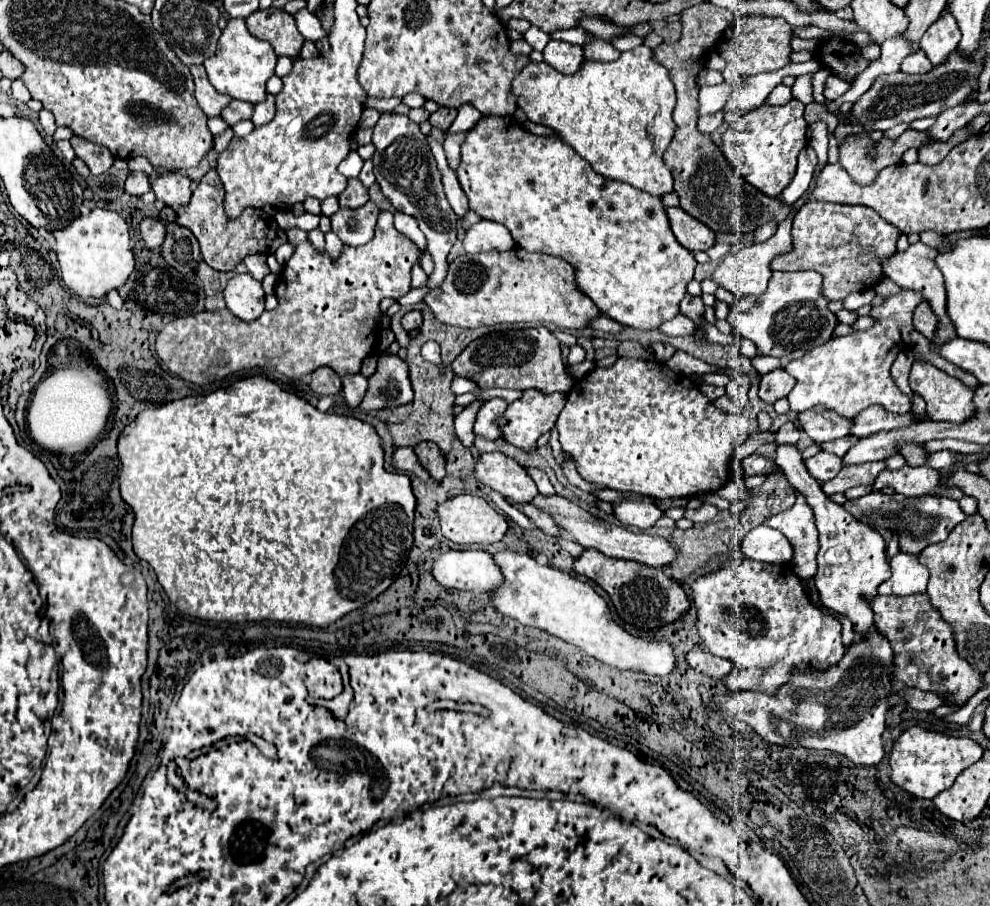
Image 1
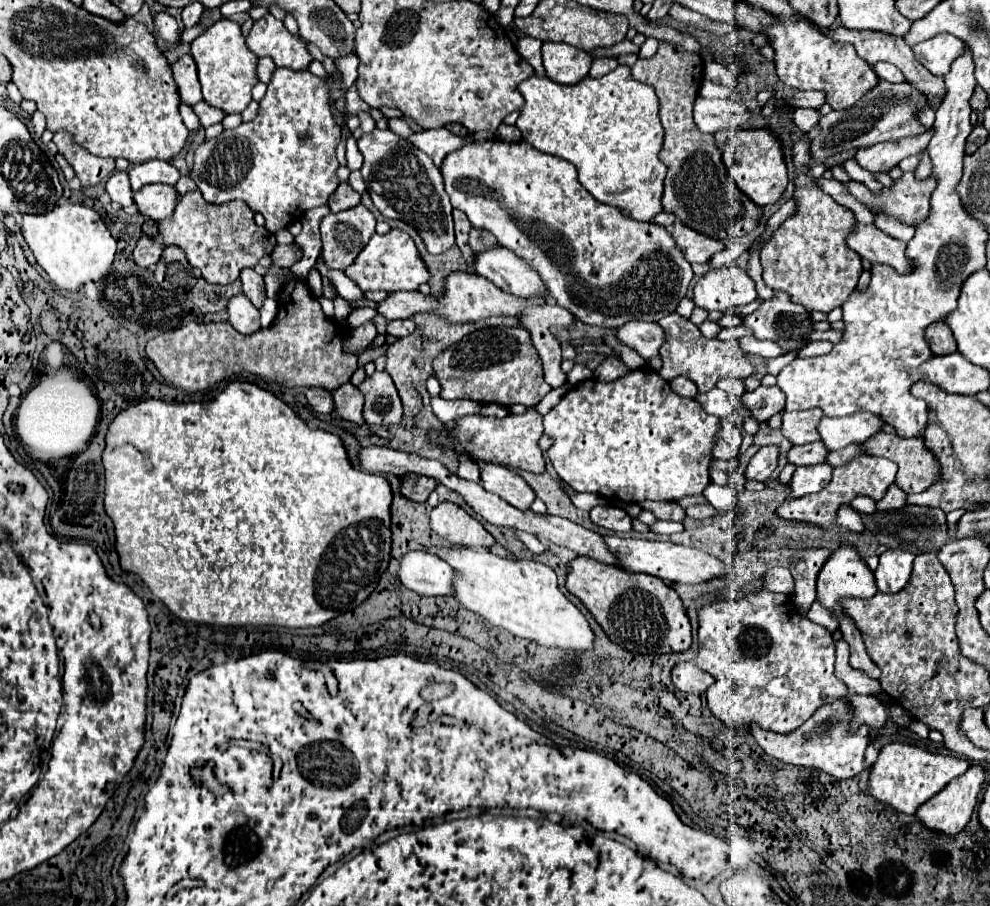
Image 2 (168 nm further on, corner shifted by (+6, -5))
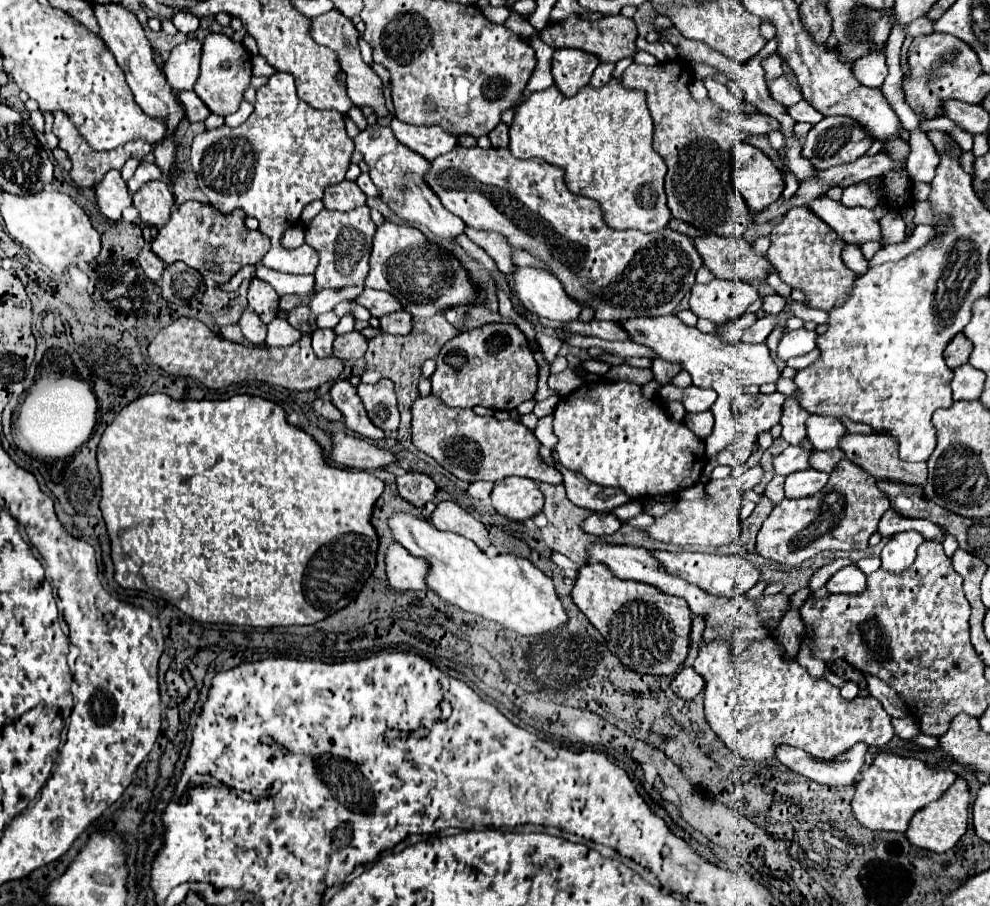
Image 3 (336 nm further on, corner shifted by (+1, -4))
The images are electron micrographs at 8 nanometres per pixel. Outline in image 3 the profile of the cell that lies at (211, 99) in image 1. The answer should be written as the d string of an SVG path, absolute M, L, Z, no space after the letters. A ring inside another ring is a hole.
M188 40L184 44L178 44L170 58L164 64L164 74L168 84L176 90L192 90L194 82L200 74L200 40Z

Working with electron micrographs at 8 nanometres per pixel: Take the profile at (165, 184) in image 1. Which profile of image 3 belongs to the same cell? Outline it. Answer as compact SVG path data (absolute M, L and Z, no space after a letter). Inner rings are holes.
M154 180L144 184L138 192L134 192L134 206L140 212L144 224L164 226L170 220L174 196L166 180Z

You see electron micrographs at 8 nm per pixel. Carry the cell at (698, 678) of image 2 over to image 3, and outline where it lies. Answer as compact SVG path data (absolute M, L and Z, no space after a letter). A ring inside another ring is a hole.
M692 666L682 668L672 680L672 690L684 700L698 696L704 690L704 686L706 686L706 680Z

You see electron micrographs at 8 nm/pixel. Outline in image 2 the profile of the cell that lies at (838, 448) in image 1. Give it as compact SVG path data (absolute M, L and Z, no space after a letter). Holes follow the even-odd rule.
M821 441L809 443L809 445L793 445L787 451L787 461L793 465L817 465L817 463L825 463L825 455L829 451L825 451L825 447L821 447Z

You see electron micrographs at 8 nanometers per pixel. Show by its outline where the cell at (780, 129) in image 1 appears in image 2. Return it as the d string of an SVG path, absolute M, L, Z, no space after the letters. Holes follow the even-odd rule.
M739 129L733 139L726 141L721 149L723 161L733 177L735 185L759 207L775 203L787 187L787 167L781 153L781 143L767 129Z

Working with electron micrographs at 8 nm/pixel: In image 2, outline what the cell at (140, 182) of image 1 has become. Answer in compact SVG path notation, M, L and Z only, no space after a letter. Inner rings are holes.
M115 171L107 185L105 185L105 191L107 195L111 197L113 203L119 203L121 207L125 205L131 205L133 203L133 191L131 191L131 185L129 185L129 179L127 179L127 173L125 171Z

